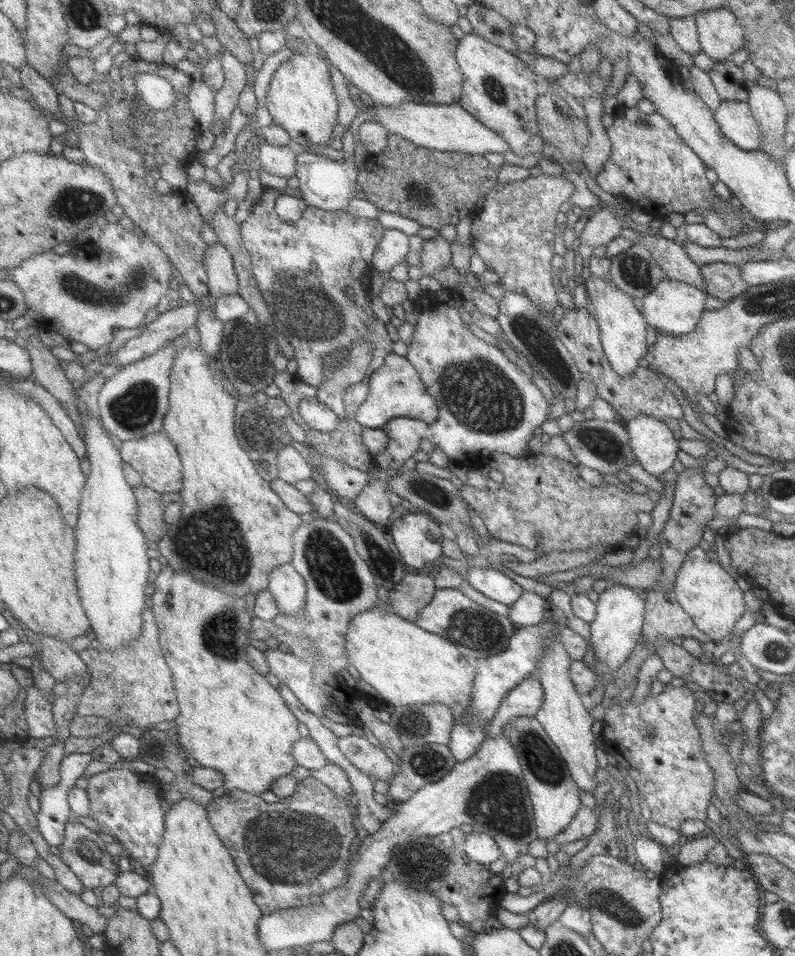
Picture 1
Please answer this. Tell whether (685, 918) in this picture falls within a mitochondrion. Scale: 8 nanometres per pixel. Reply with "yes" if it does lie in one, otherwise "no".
no

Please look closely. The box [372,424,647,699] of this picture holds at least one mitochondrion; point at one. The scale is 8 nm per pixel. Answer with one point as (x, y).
(473, 628)

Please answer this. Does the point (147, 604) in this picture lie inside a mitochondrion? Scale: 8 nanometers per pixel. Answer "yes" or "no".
no

